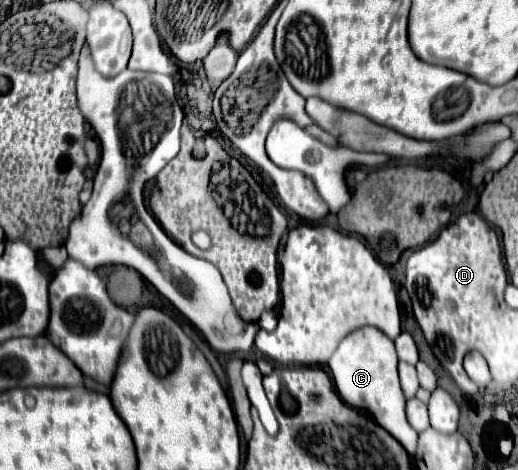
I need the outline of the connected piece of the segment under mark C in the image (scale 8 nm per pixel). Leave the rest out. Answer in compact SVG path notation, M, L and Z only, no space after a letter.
M364 326L360 330L354 330L340 342L336 352L328 360L328 368L332 372L340 398L352 408L368 410L376 418L376 422L406 448L408 454L414 454L418 434L406 422L406 414L404 414L406 398L400 388L394 342L378 328Z

